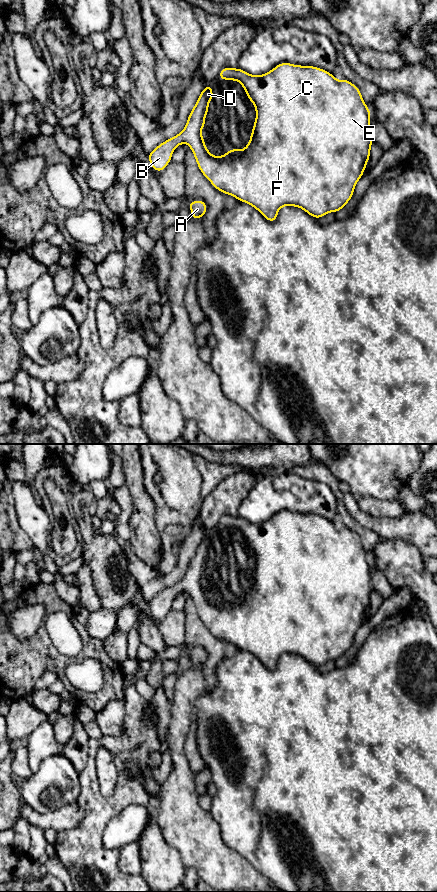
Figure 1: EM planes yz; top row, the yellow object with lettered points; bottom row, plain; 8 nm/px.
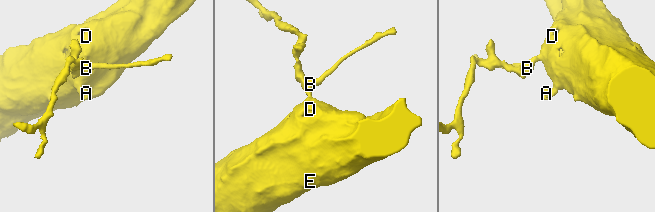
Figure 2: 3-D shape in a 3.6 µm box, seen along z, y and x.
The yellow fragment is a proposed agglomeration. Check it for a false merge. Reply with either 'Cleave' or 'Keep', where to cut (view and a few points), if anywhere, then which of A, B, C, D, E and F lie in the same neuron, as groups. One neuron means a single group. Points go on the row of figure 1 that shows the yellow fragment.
Keep. No split. Groups: A B C D E F

